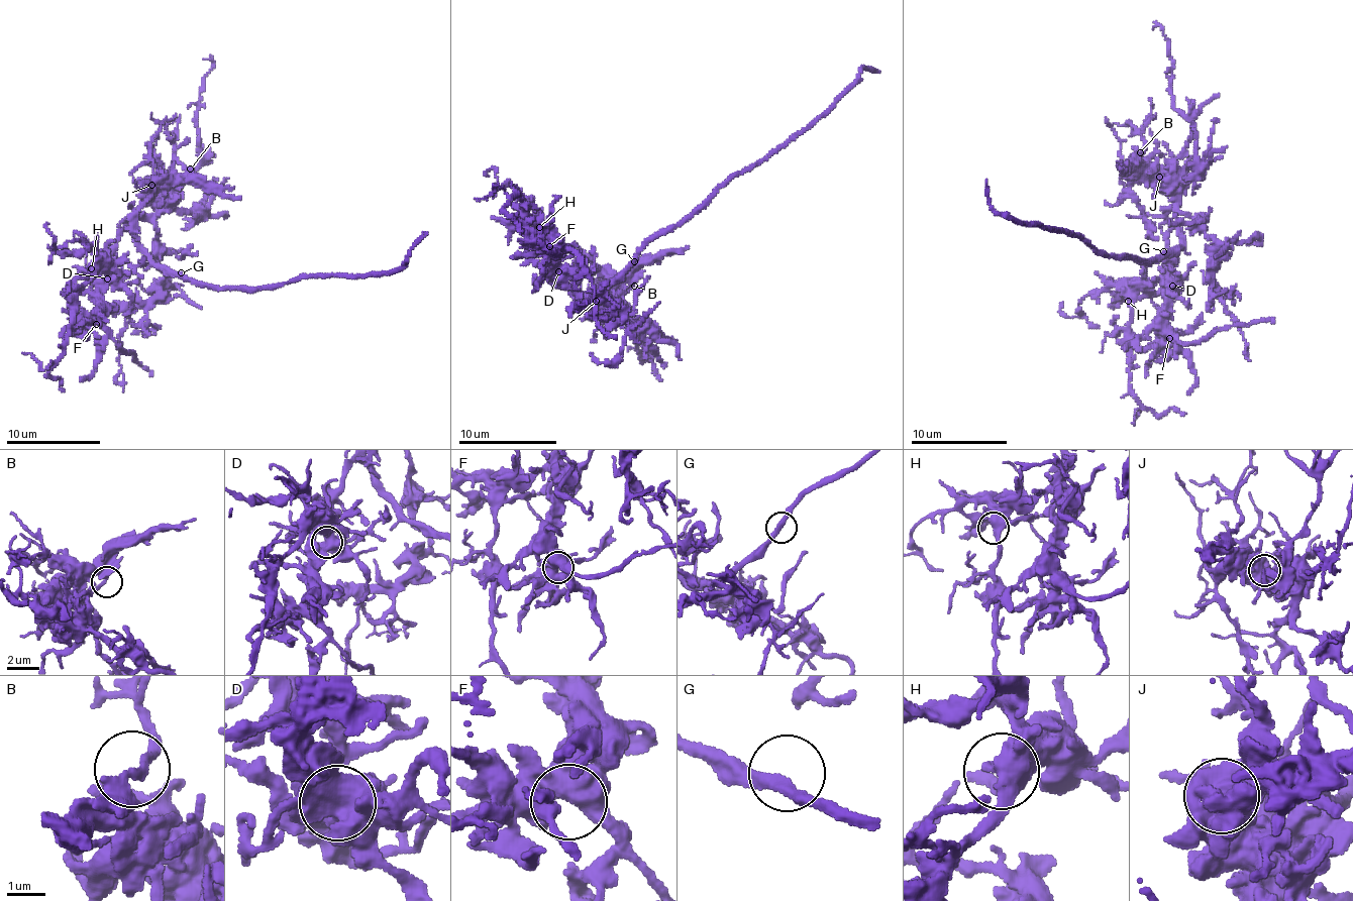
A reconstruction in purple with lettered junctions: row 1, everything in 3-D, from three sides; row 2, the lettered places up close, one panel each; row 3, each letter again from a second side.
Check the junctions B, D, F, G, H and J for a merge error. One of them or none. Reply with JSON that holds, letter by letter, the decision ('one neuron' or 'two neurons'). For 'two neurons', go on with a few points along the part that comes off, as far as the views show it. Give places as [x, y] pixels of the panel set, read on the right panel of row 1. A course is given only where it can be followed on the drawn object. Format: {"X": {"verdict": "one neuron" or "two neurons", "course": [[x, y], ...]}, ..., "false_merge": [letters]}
{"B": {"verdict": "one neuron"}, "D": {"verdict": "one neuron"}, "F": {"verdict": "one neuron"}, "G": {"verdict": "one neuron"}, "H": {"verdict": "one neuron"}, "J": {"verdict": "one neuron"}, "false_merge": []}

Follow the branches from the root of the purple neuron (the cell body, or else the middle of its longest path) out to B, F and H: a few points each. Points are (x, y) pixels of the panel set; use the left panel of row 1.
B: (179, 274), (151, 260), (135, 236), (131, 221), (157, 212), (158, 190), (190, 169)
F: (179, 274), (153, 262), (128, 230), (121, 232), (107, 261), (107, 285), (98, 301), (96, 324)
H: (179, 274), (153, 262), (128, 230), (117, 236), (117, 246), (106, 266), (91, 268)

